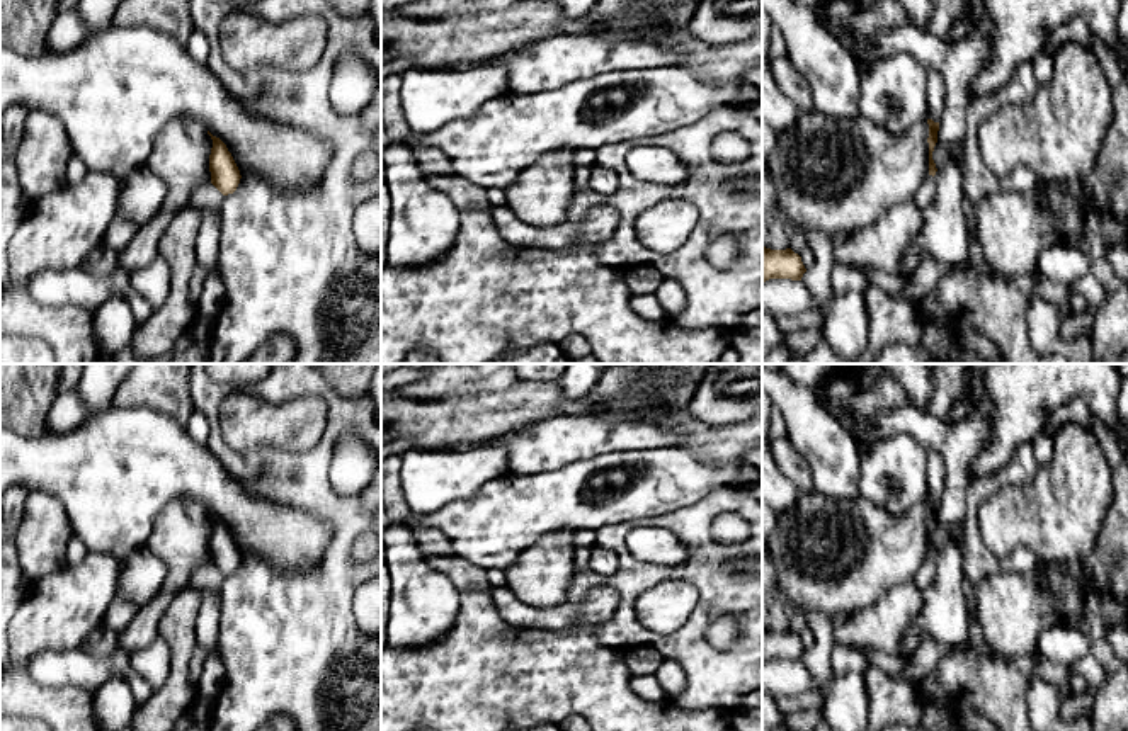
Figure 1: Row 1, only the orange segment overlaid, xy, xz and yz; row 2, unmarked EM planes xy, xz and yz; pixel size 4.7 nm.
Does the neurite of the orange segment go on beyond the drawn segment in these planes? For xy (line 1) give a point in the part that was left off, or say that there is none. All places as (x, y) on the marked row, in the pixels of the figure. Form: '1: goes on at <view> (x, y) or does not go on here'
1: does not go on here

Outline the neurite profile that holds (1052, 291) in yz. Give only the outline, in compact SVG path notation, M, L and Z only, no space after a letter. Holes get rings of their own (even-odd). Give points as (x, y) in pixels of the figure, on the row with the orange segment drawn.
M1091 274L1070 282L1045 277L1034 287L1036 298L1062 308L1068 306L1068 296L1072 292L1080 294L1087 306L1092 308L1097 308L1108 298L1108 291Z

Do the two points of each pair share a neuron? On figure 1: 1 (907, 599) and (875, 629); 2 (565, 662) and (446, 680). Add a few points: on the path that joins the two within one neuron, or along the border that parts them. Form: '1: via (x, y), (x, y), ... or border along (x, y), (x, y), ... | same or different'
1: via (899, 607), (883, 623) | same
2: via (536, 675), (475, 680) | same

